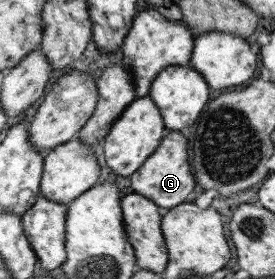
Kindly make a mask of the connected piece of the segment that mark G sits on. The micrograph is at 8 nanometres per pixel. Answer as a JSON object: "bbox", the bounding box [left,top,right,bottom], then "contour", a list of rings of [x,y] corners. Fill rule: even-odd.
{"bbox":[127,131,196,211],"contour":[[[166,131],[157,148],[132,175],[127,177],[132,192],[148,198],[162,211],[186,202],[186,198],[194,191],[193,186],[196,182],[187,163],[185,148],[187,148],[187,140],[179,131]]]}

